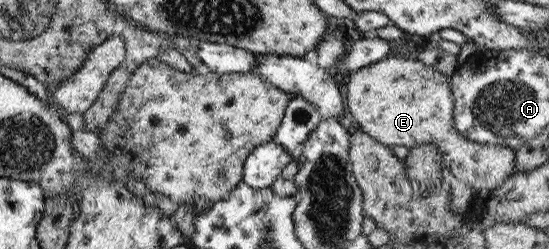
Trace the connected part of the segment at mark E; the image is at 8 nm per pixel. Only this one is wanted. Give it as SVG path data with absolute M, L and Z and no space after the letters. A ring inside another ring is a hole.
M388 55L345 79L347 111L357 129L390 148L401 145L410 150L415 145L435 145L455 179L475 192L487 189L491 193L516 172L515 149L471 142L453 128L453 96L448 78L413 55Z

